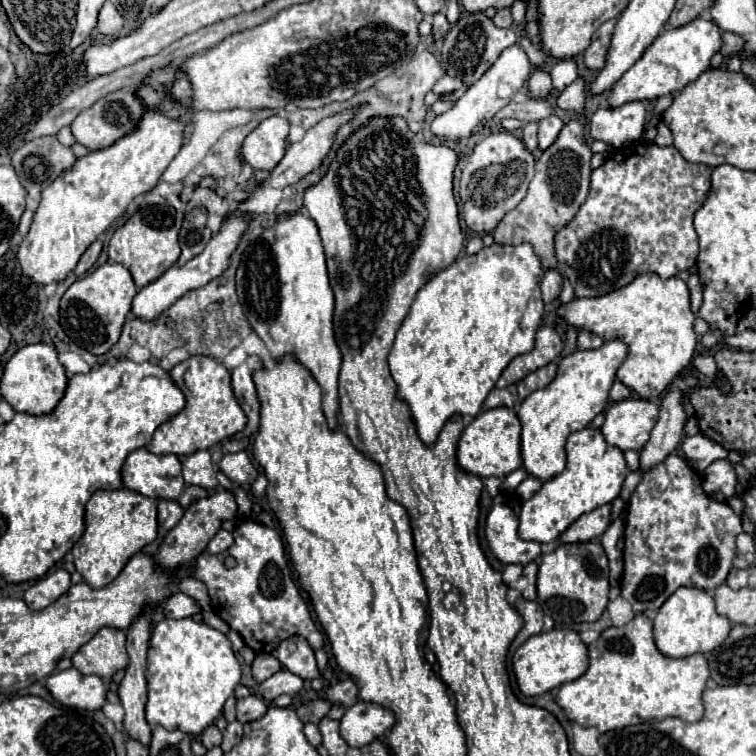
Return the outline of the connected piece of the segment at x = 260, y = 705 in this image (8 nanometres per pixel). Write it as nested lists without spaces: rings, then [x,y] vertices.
[[[250,694],[248,698],[238,700],[236,710],[238,710],[238,720],[240,720],[242,724],[246,724],[246,722],[252,722],[252,720],[258,720],[260,716],[264,716],[264,712],[266,712],[268,708],[266,708],[266,704],[264,704],[262,698]]]

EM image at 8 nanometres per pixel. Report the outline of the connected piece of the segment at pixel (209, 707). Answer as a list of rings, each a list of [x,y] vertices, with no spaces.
[[[166,618],[154,624],[150,648],[148,648],[148,704],[146,704],[146,720],[150,726],[164,726],[166,730],[182,730],[186,734],[200,734],[206,726],[214,724],[214,720],[222,714],[224,702],[234,694],[234,688],[240,684],[242,668],[238,658],[232,652],[230,640],[192,618]]]

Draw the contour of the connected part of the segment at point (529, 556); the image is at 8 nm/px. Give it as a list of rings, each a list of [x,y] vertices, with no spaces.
[[[498,494],[486,520],[486,540],[502,564],[526,566],[542,552],[538,542],[528,542],[518,536],[518,516],[520,498],[516,494]]]

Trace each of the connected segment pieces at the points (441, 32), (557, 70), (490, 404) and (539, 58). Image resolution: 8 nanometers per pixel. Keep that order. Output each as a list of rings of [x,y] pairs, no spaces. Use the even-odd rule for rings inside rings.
[[[438,12],[438,14],[434,16],[432,28],[434,28],[434,38],[436,38],[436,40],[438,40],[438,38],[442,38],[442,36],[446,36],[446,32],[450,30],[450,22],[446,20],[444,12]]]
[[[572,58],[558,60],[556,66],[550,70],[550,76],[552,76],[554,90],[562,92],[568,84],[572,84],[578,78],[578,64]]]
[[[494,388],[488,396],[486,396],[486,400],[484,400],[484,404],[482,404],[482,410],[490,410],[490,408],[498,408],[498,406],[508,406],[508,408],[512,408],[514,406],[514,402],[516,402],[516,396],[514,396],[514,392],[512,390],[508,390],[508,388]]]
[[[523,35],[519,44],[526,52],[528,59],[530,60],[530,63],[534,67],[537,68],[544,65],[545,54],[538,47],[533,45],[526,35]]]

